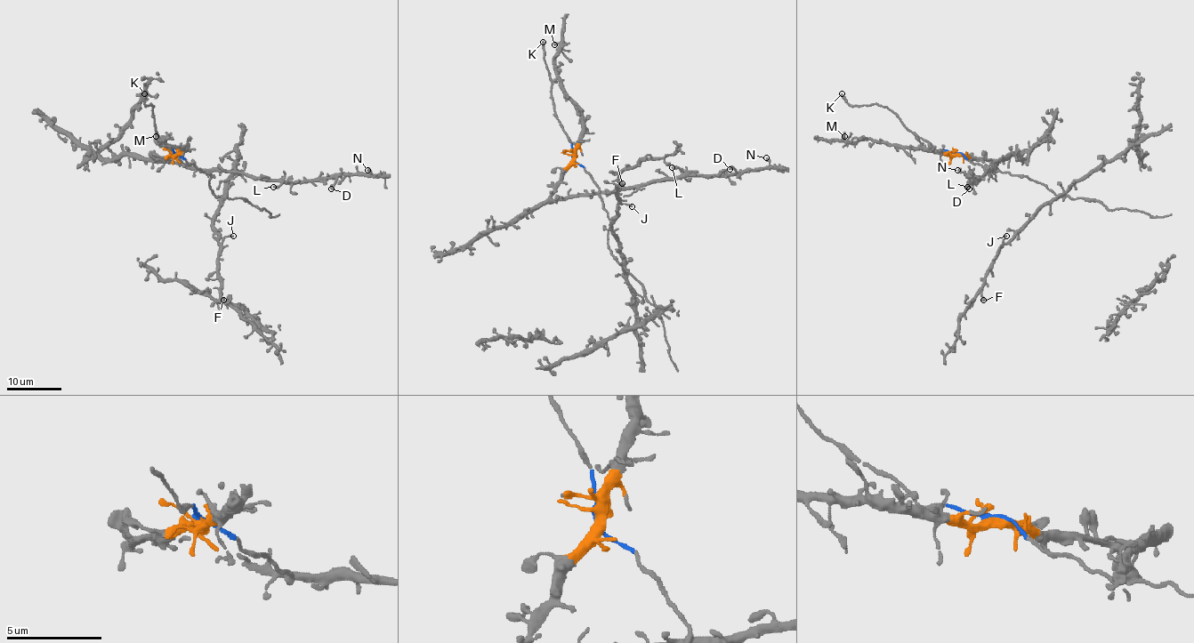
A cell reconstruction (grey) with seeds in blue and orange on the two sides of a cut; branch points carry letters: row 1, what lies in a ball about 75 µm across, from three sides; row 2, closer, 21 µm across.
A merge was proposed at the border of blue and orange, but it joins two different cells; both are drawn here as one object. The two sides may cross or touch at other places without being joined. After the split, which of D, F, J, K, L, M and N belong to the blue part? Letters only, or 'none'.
F, J, K

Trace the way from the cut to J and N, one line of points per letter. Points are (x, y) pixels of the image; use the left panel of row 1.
J: (174, 153), (213, 176), (209, 180), (212, 191), (223, 196), (214, 231), (221, 243), (225, 237), (233, 235)
N: (174, 153), (153, 160), (287, 182), (371, 172), (368, 170)

